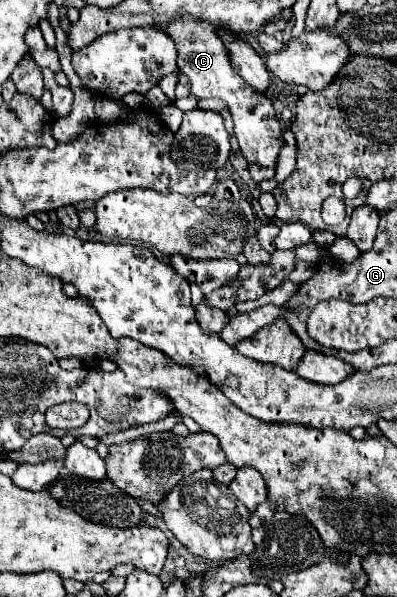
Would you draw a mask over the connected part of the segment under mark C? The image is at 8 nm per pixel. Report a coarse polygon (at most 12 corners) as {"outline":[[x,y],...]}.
{"outline":[[156,24],[196,98],[224,100],[250,164],[284,146],[274,104],[234,72],[214,26]]}

